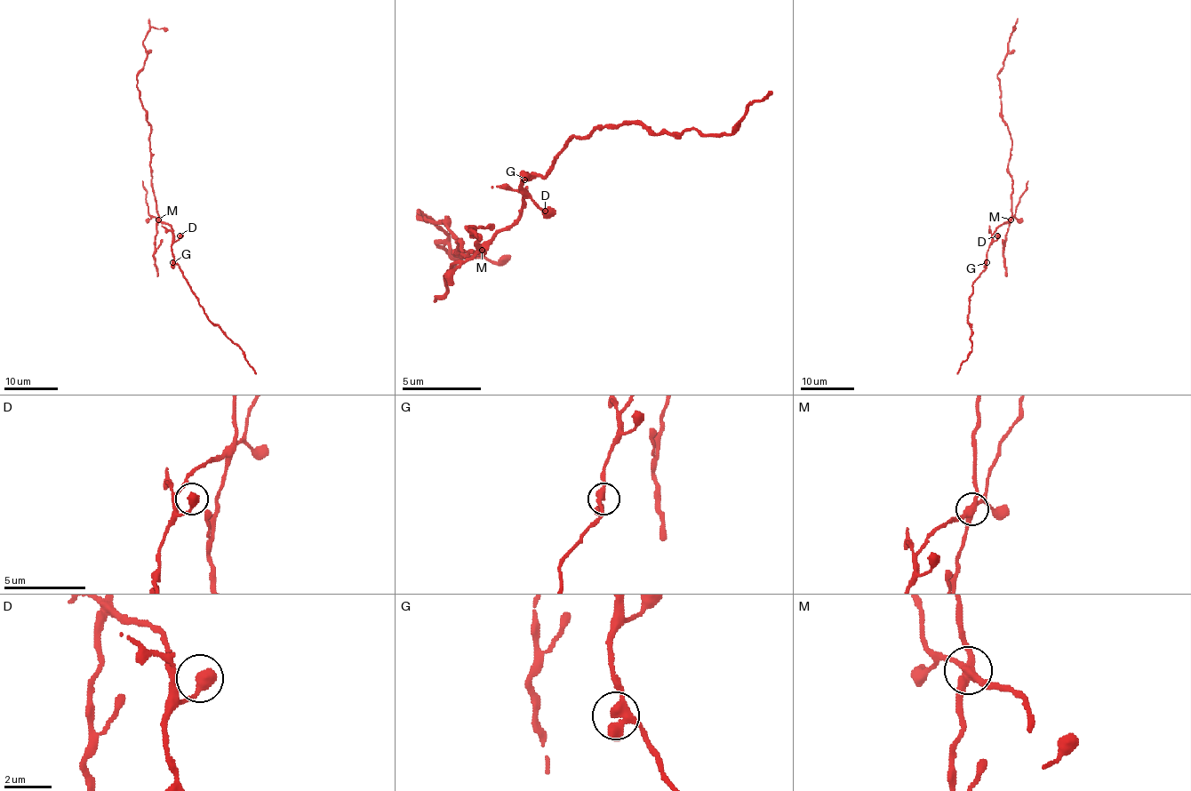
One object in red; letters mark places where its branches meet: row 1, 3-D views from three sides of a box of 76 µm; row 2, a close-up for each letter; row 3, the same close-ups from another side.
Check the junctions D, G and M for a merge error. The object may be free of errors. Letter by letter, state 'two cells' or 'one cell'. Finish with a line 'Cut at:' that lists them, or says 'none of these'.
D: one cell
G: one cell
M: two cells
Cut at: M

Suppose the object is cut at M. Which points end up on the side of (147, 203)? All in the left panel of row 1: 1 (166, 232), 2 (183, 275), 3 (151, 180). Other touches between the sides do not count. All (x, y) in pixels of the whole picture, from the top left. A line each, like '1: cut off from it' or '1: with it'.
1: with it
2: with it
3: cut off from it

